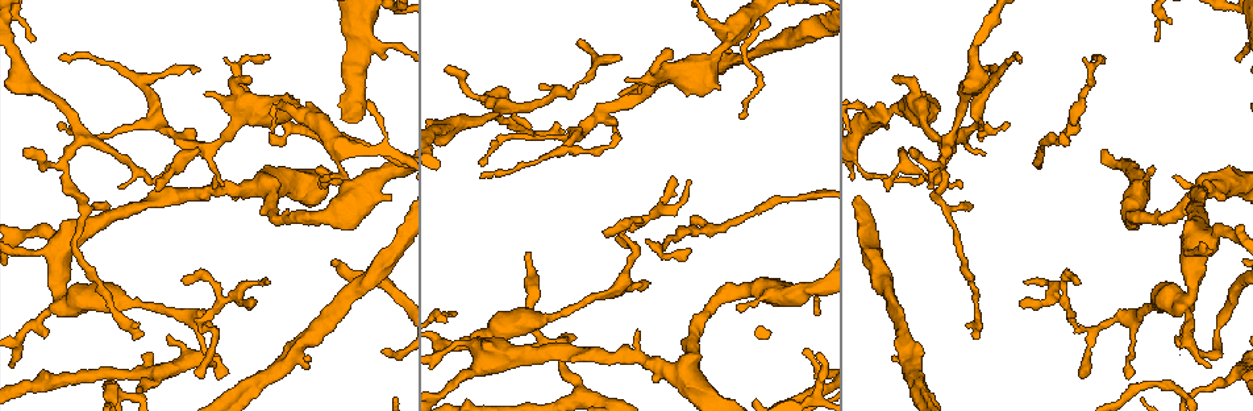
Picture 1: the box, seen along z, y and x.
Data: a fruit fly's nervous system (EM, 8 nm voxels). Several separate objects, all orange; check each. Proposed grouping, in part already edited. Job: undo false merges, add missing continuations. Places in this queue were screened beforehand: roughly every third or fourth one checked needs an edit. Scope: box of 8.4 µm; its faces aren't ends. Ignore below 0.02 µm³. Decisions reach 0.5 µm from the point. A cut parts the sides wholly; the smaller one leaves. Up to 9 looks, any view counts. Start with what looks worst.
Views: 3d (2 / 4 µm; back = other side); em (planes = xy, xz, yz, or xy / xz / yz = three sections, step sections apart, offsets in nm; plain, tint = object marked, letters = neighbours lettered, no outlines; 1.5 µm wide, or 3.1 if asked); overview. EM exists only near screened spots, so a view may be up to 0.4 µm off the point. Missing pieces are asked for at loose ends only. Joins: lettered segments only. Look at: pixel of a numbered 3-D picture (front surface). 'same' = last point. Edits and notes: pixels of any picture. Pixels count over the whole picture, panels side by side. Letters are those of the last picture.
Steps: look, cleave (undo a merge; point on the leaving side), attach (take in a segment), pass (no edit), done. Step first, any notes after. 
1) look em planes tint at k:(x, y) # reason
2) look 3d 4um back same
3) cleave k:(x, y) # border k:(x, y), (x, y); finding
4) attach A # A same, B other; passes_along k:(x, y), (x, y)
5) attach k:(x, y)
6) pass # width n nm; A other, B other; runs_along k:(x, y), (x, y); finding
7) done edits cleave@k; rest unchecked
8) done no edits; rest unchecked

look 3d 4um at 1:(309, 114) # two arms in line, one across

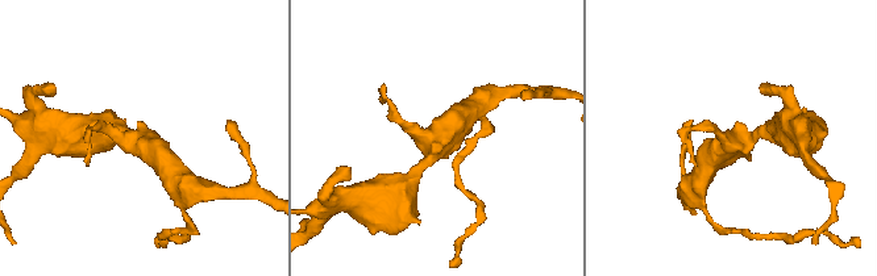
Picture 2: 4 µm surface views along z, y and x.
look em planes letters at 2:(435, 145) # arms 3

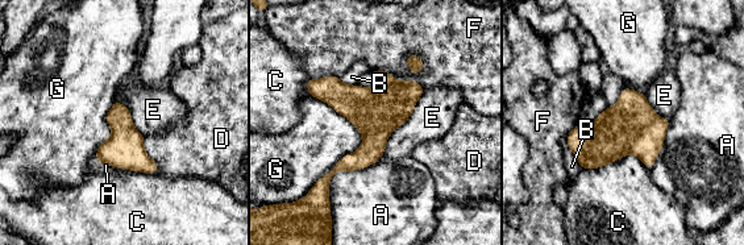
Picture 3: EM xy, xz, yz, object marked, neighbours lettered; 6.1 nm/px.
pass # longest_contact G 600 nm; A other, B other, C other, D other, E other, F other, G other; border 3:(310, 94), (361, 136), (311, 187); all the same neuron

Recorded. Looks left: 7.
look 3d 2um at 1:(1193, 394) # sharp bend

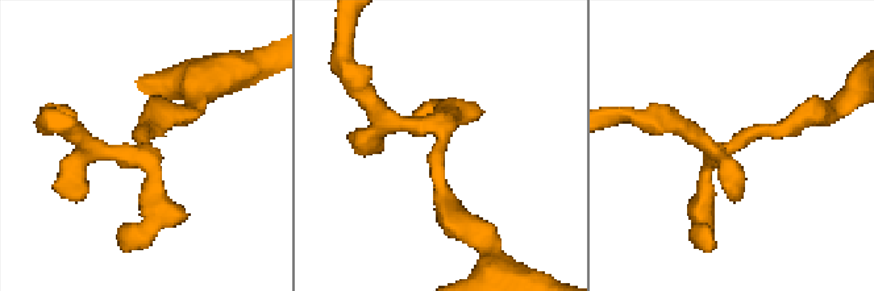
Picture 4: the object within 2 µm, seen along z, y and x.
look em xz step 8 tint at 4:(728, 149) # shape alone is not enough

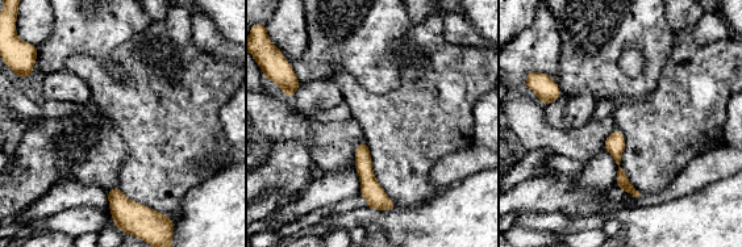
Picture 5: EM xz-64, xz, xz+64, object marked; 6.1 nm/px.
look em xz step 8 letters same

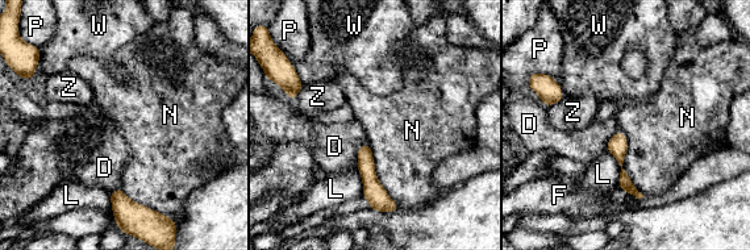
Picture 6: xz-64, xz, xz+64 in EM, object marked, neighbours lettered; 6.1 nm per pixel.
pass # width 110 nm; D other, F other, L other, N other, P other, W other, Z other; border 6:(619, 129), (624, 170), (645, 196); one neuron here

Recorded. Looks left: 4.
look 3d 4um at 1:(1176, 174)

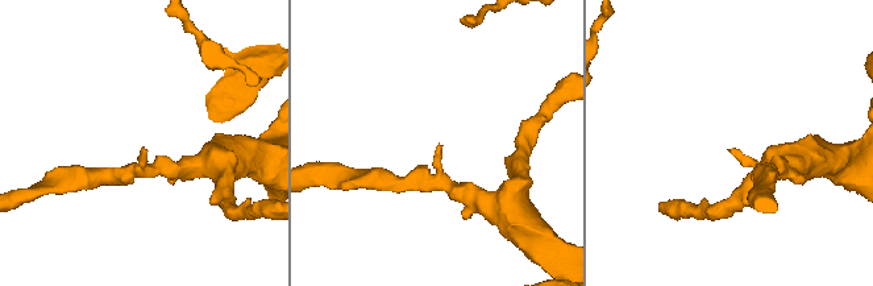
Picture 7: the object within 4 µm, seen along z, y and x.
look em planes plain at 7:(143, 149) # shape alone is not enough

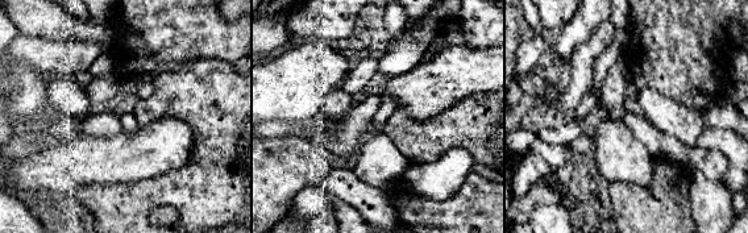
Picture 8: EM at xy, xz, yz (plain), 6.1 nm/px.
look em planes letters same

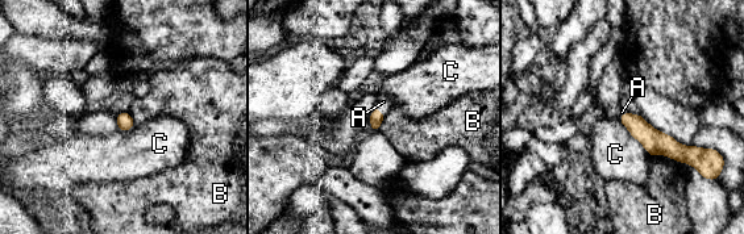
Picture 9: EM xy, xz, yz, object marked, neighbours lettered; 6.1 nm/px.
attach A # A same, B other, C other; it goes on there

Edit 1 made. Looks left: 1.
done edits attach@9; rest unchecked

